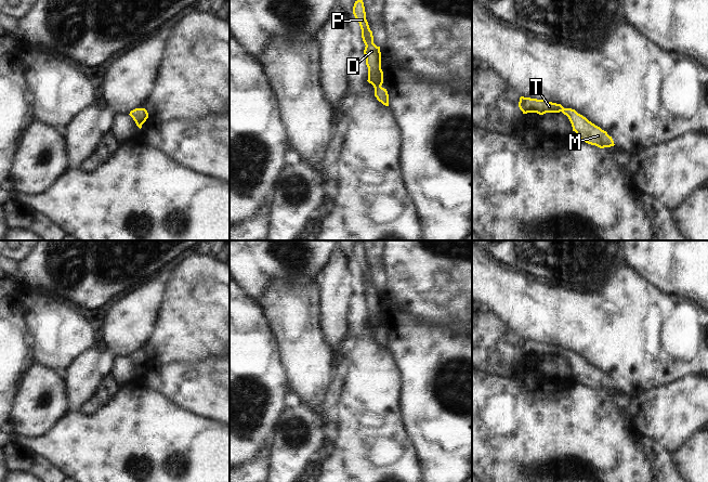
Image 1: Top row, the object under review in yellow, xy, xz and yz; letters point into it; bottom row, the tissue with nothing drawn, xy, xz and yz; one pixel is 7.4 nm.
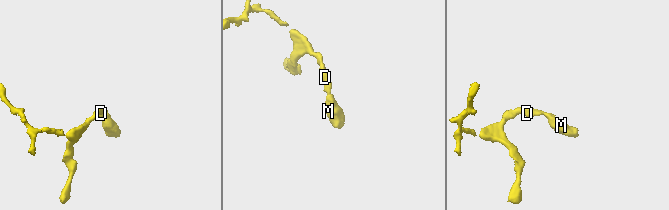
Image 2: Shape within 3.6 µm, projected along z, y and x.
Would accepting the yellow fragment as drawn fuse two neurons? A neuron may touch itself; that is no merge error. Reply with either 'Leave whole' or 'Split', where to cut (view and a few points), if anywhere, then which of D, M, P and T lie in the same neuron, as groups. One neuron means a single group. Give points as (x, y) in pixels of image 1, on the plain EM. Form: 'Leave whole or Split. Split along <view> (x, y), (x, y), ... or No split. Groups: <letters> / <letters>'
Leave whole. No split. Groups: D M P T.

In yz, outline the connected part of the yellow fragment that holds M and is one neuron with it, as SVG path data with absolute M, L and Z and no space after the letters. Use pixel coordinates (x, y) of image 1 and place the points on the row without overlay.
M524 339L520 340L519 350L523 356L537 355L539 357L543 357L546 355L562 354L568 360L573 374L576 375L580 383L595 388L600 391L615 388L612 379L609 379L606 374L589 364L575 352L564 351L561 347L548 344L546 342L537 342Z

